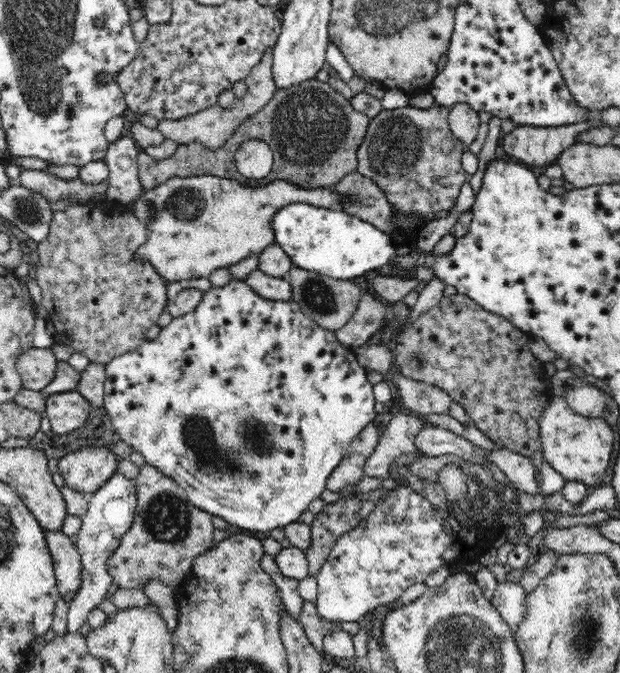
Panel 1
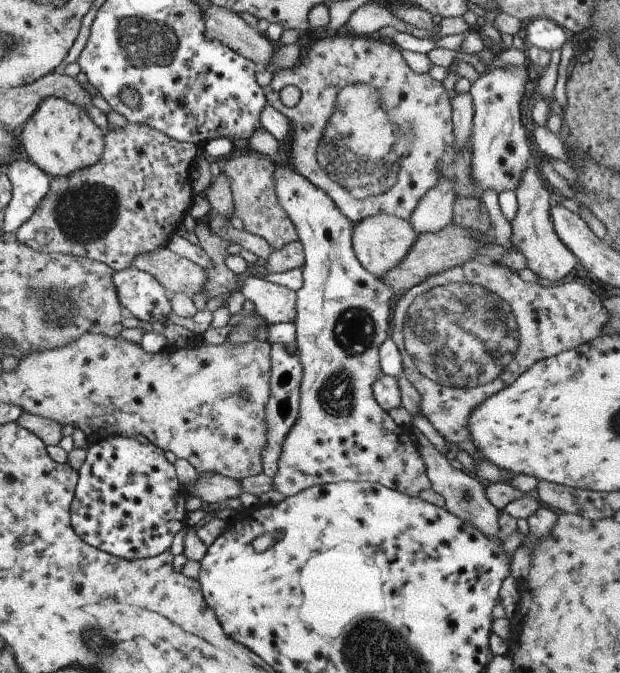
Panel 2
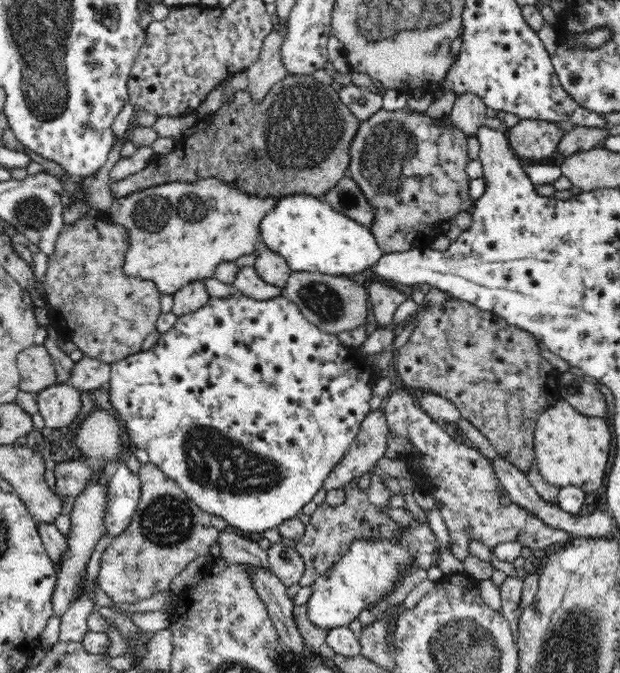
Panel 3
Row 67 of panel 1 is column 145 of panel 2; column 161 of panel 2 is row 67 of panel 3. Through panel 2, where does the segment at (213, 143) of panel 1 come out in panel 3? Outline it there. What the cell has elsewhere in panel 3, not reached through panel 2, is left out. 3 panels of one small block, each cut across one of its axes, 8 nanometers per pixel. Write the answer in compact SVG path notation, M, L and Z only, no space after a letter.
M272 29L262 43L256 62L245 71L249 78L248 89L256 101L263 99L275 82L290 74L282 61L284 38L286 30Z

